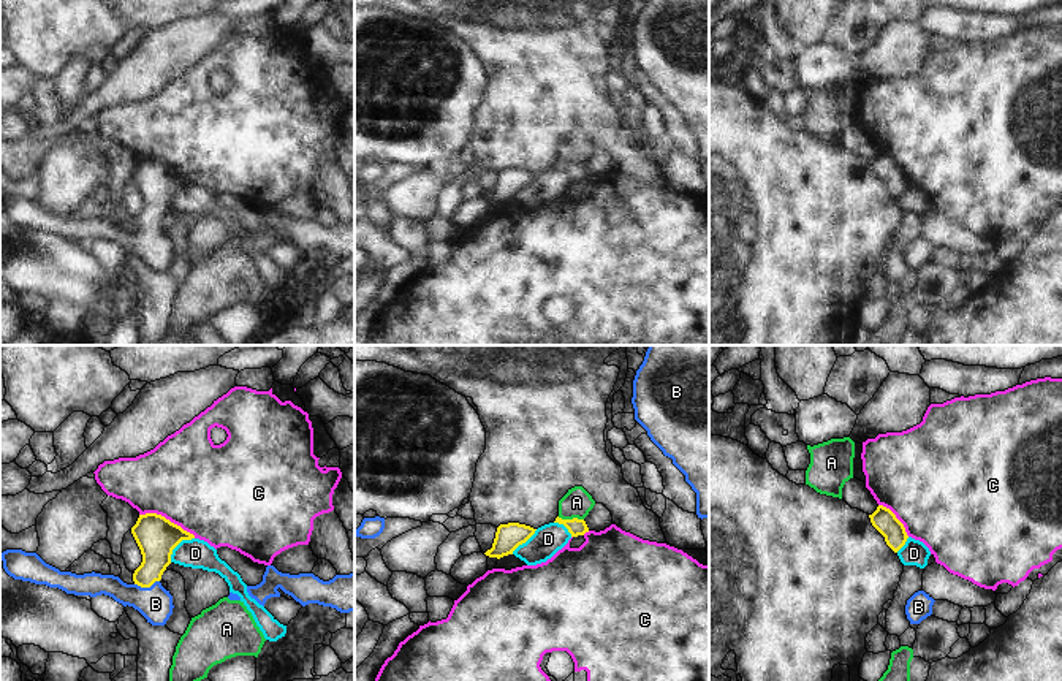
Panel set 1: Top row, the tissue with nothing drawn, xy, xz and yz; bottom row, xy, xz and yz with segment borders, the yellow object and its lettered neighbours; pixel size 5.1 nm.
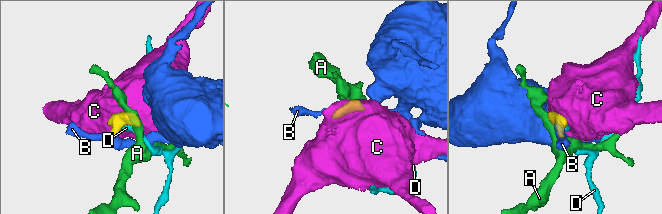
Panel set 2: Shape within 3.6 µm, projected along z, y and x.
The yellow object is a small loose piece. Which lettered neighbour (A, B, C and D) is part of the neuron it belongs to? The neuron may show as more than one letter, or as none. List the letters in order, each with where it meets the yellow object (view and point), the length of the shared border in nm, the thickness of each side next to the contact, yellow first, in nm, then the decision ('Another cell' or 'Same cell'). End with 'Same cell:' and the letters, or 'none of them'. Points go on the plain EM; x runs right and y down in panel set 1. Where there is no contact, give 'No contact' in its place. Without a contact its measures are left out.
A: Touches yellow at xz (570, 165). Shared border 140 nm. Thickness 90 nm (yellow) against 150 nm. Another cell
B: Touches yellow at xy (146, 232). Shared border 130 nm. Thickness 200 nm (yellow) against 180 nm. Same cell
C: Touches yellow at xy (168, 165). Shared border 320 nm. Thickness 200 nm (yellow) against 460 nm. Another cell
D: Touches yellow at xy (178, 189). Shared border 180 nm. Thickness 200 nm (yellow) against 150 nm. Another cell
Same cell: B.

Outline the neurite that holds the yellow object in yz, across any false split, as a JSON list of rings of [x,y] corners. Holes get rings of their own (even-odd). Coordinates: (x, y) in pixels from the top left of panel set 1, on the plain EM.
[[[878,150],[869,163],[872,171],[885,182],[886,190],[894,198],[905,190],[908,184],[905,173],[889,154]]]

